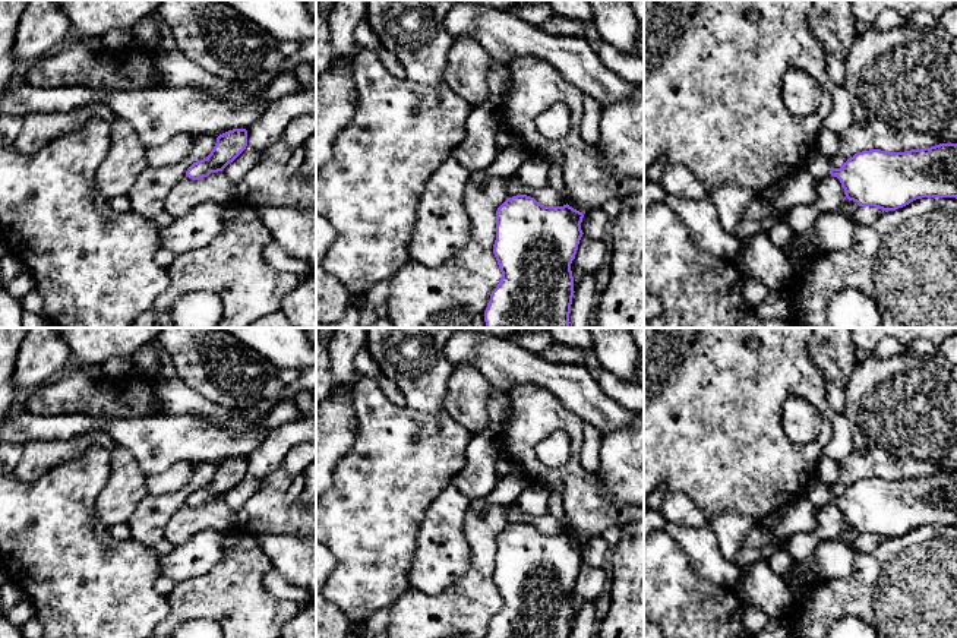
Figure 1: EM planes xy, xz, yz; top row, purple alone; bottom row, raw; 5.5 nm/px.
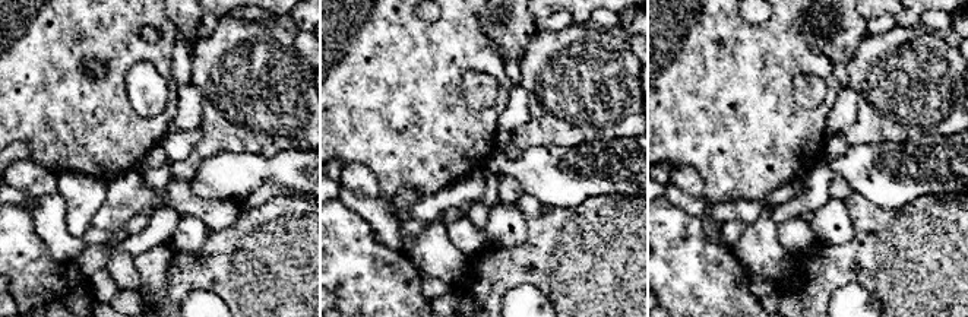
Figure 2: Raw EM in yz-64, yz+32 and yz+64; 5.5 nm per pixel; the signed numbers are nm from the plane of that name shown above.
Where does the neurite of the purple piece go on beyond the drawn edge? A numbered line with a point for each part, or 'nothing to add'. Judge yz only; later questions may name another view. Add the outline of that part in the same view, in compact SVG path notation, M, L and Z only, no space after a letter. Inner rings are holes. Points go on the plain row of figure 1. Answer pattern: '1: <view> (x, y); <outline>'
1: yz (817, 493); M814 478L806 492L805 492L805 499L808 499L814 506L822 508L830 502L830 487L827 487L821 480Z

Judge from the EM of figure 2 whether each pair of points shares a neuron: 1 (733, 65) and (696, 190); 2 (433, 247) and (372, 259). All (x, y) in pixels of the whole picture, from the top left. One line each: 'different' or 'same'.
1: different
2: different

